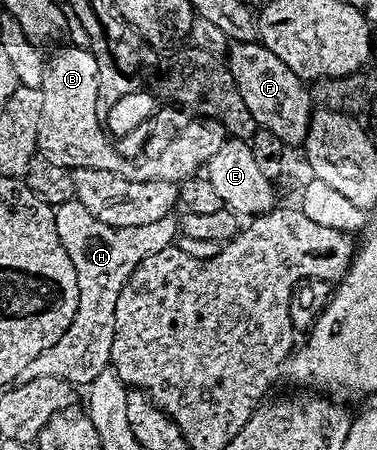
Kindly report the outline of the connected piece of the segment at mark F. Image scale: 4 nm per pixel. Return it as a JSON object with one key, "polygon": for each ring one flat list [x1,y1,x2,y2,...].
{"polygon":[[258,41,234,43,229,50,229,65,233,80,241,92,241,100,245,100,249,112,253,112,256,127,273,132,273,136,281,136,281,140,291,148,295,148,298,142,299,145,306,143,313,103,304,79,298,78]]}

